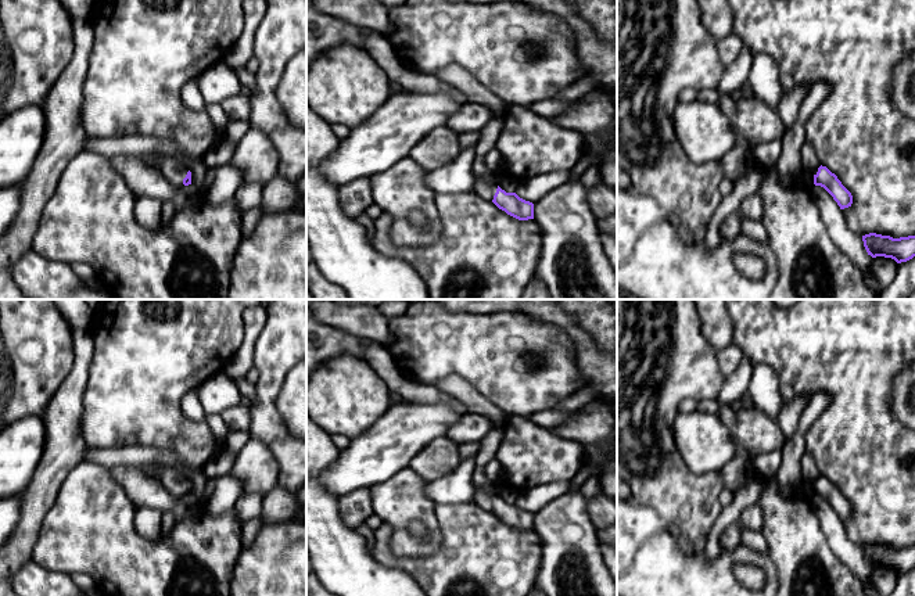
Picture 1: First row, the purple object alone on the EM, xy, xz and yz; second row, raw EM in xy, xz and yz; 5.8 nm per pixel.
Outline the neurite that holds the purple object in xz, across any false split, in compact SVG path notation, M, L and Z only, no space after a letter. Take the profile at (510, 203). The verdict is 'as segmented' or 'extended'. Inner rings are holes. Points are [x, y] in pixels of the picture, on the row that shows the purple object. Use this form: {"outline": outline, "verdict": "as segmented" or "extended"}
{"outline": "M476 177L474 193L518 220L534 219L532 202L520 198L516 193L506 193L488 179Z", "verdict": "extended"}

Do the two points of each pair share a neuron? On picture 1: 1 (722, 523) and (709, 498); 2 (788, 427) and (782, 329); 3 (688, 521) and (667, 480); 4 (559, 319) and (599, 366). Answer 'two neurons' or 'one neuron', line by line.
1: two neurons
2: two neurons
3: one neuron
4: one neuron

